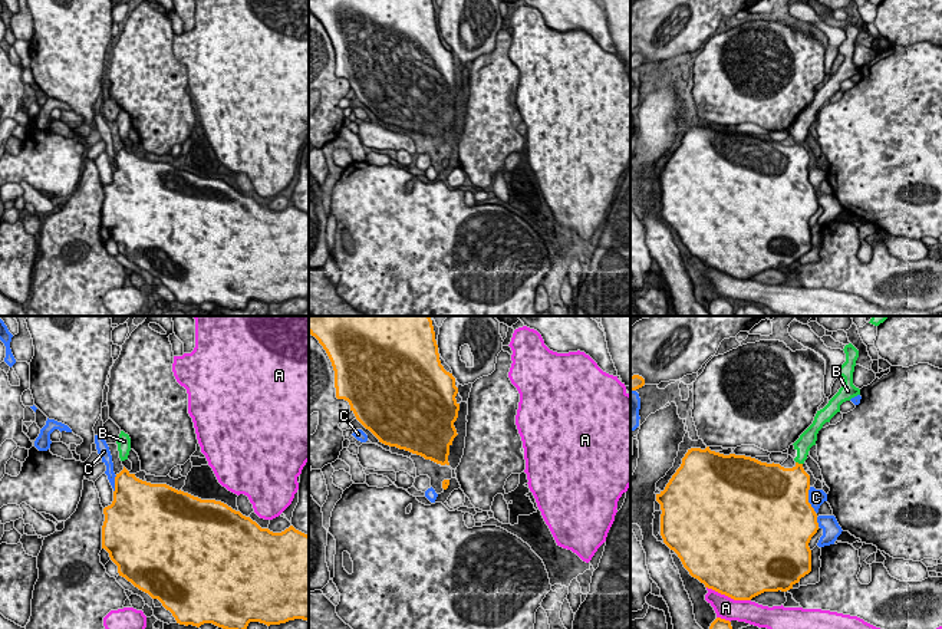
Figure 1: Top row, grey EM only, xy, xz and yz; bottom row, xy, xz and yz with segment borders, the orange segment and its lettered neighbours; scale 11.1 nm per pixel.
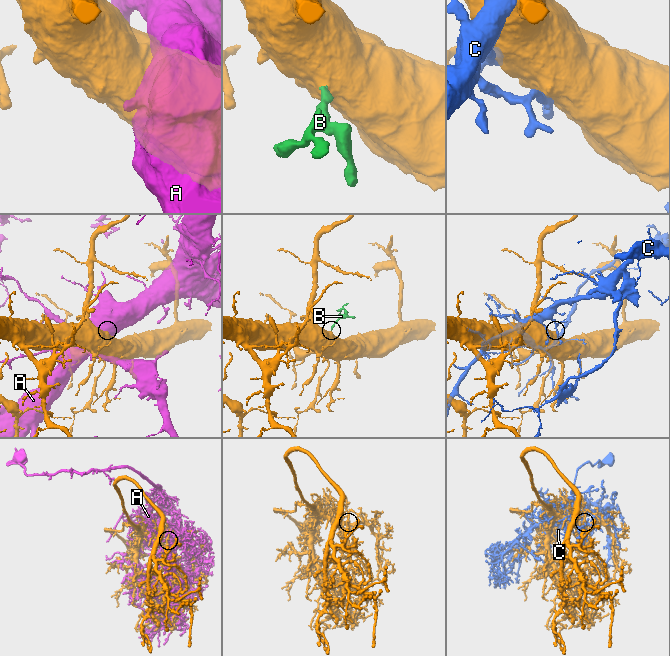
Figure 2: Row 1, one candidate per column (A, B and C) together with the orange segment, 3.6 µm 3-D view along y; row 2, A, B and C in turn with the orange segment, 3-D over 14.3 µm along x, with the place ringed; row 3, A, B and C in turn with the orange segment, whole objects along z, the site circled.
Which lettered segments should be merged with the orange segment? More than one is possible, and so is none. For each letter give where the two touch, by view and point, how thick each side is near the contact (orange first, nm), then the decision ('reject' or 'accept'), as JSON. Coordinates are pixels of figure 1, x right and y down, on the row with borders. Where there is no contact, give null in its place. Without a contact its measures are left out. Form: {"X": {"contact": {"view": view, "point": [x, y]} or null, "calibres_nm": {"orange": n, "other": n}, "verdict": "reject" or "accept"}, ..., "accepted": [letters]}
{"A": {"contact": {"view": "yz", "point": [728, 596]}, "calibres_nm": {"orange": 500, "other": 260}, "verdict": "reject"}, "B": {"contact": {"view": "yz", "point": [797, 463]}, "calibres_nm": {"orange": 380, "other": 180}, "verdict": "accept"}, "C": {"contact": {"view": "yz", "point": [807, 500]}, "calibres_nm": {"orange": 500, "other": 190}, "verdict": "reject"}, "accepted": ["B"]}

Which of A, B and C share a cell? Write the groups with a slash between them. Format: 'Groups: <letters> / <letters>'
Groups: A / B / C

